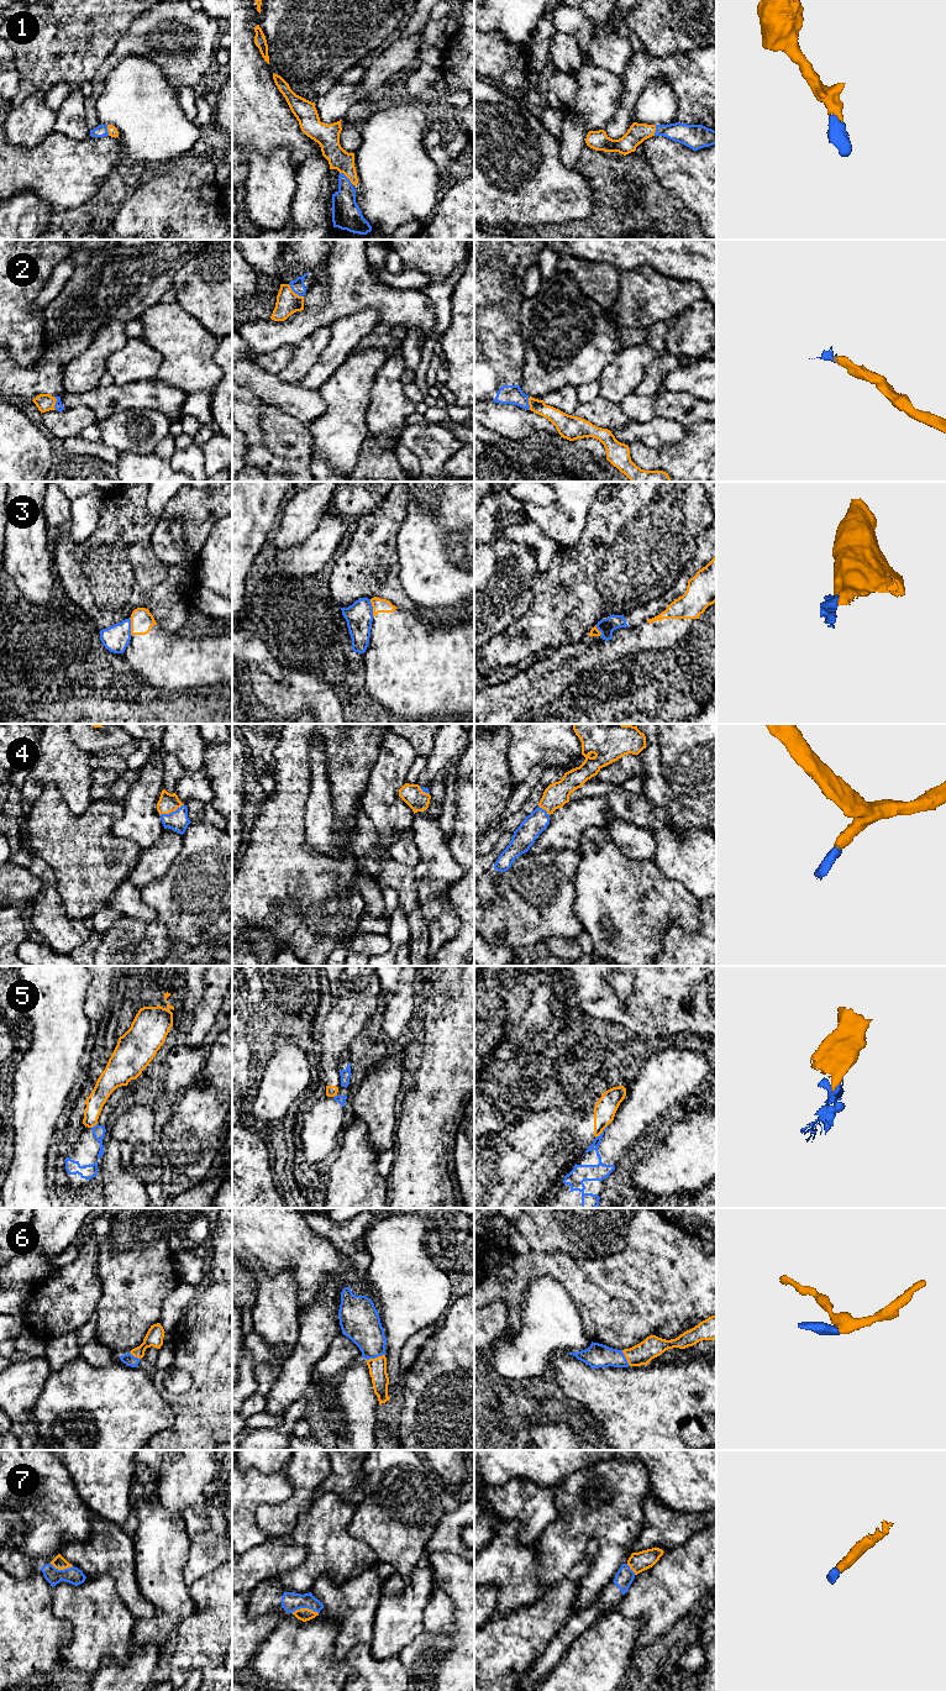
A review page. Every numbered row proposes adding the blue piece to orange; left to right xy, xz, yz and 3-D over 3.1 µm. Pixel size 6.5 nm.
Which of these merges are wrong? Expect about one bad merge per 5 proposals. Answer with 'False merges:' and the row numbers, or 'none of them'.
False merges: 3, 5

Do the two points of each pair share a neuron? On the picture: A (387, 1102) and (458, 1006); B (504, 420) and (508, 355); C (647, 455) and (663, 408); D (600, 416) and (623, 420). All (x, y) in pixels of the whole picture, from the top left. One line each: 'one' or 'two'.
A: two
B: two
C: two
D: one

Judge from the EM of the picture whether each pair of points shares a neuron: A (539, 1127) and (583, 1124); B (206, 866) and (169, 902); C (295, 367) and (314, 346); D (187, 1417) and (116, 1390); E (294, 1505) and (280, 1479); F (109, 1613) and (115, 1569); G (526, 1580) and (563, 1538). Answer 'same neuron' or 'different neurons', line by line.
A: same neuron
B: same neuron
C: same neuron
D: different neurons
E: different neurons
F: different neurons
G: different neurons

